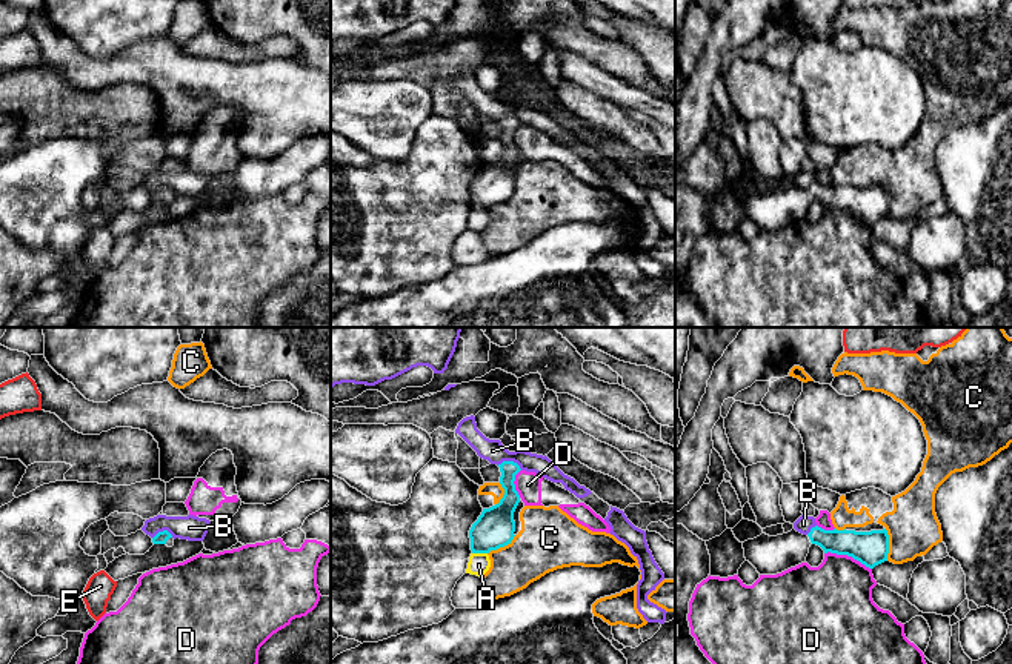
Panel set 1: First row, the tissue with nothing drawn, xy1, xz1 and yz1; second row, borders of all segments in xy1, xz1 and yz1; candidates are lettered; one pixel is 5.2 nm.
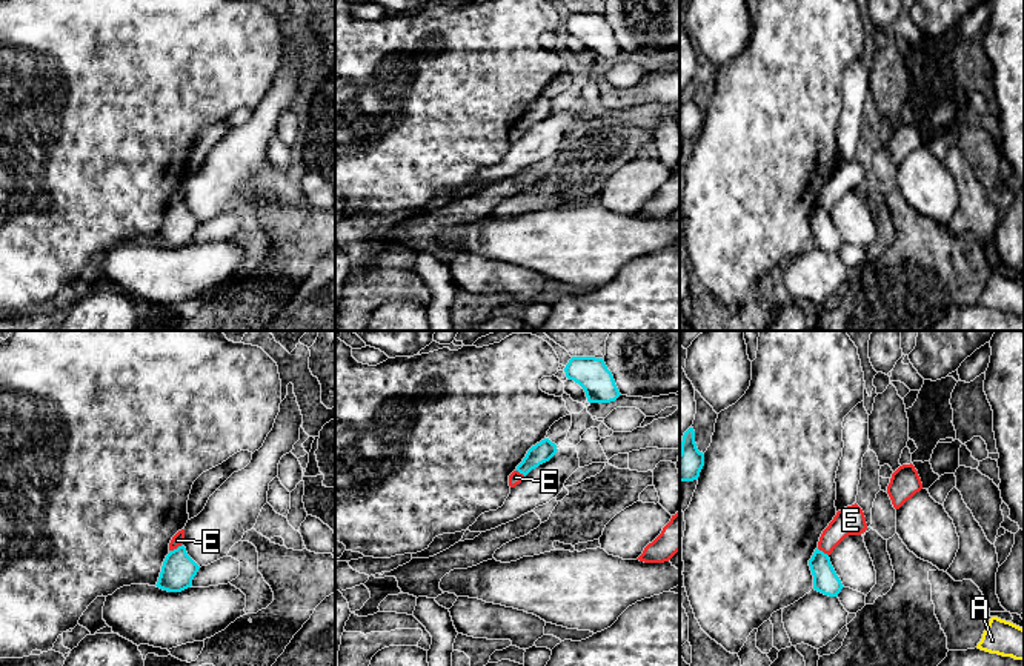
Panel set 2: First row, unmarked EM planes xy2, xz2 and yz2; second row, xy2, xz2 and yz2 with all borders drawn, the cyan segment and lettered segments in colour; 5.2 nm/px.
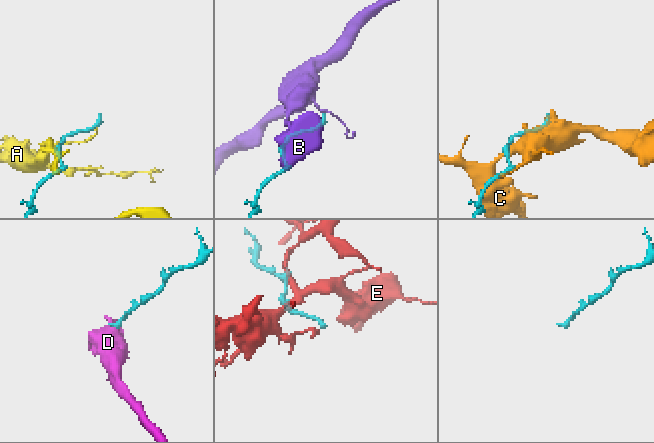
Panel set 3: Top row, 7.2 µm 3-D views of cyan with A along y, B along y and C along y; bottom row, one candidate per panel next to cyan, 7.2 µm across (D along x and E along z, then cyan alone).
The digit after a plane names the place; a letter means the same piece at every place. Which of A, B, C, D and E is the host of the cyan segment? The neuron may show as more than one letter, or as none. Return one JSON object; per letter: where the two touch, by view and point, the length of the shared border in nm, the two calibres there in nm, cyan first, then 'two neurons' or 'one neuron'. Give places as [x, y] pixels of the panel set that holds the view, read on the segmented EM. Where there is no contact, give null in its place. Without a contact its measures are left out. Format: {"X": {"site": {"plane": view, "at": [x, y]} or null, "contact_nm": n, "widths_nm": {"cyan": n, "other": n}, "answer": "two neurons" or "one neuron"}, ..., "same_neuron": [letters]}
{"A": {"site": {"plane": "xz1", "at": [480, 552]}, "contact_nm": 80, "widths_nm": {"cyan": 200, "other": 110}, "answer": "two neurons"}, "B": {"site": {"plane": "xz1", "at": [509, 461]}, "contact_nm": 140, "widths_nm": {"cyan": 100, "other": 120}, "answer": "two neurons"}, "C": {"site": {"plane": "yz1", "at": [888, 544]}, "contact_nm": 170, "widths_nm": {"cyan": 180, "other": 280}, "answer": "two neurons"}, "D": {"site": {"plane": "yz1", "at": [848, 555]}, "contact_nm": 260, "widths_nm": {"cyan": 180, "other": 400}, "answer": "two neurons"}, "E": {"site": {"plane": "xy2", "at": [177, 548]}, "contact_nm": 80, "widths_nm": {"cyan": 180, "other": 70}, "answer": "two neurons"}, "same_neuron": []}

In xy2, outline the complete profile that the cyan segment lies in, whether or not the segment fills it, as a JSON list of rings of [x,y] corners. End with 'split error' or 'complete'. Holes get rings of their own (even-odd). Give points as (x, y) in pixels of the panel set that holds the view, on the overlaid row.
[[[181,544],[166,555],[157,588],[168,592],[181,592],[192,586],[200,566],[188,555],[186,548]]]; complete

